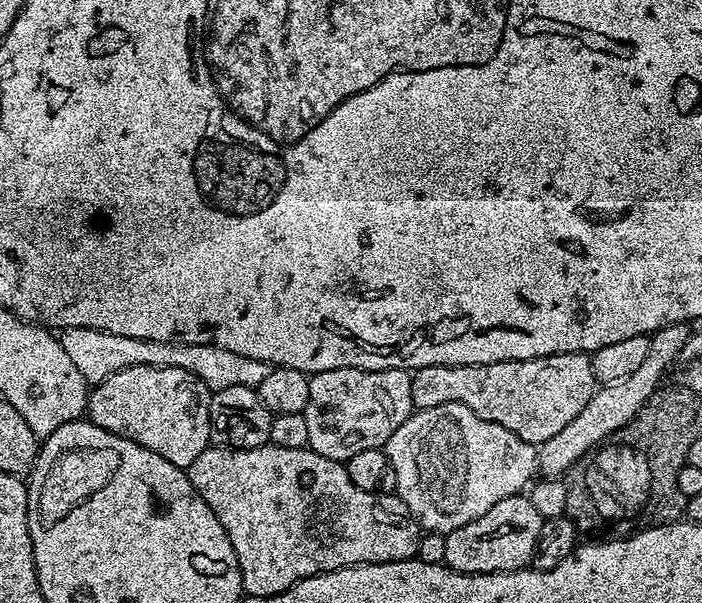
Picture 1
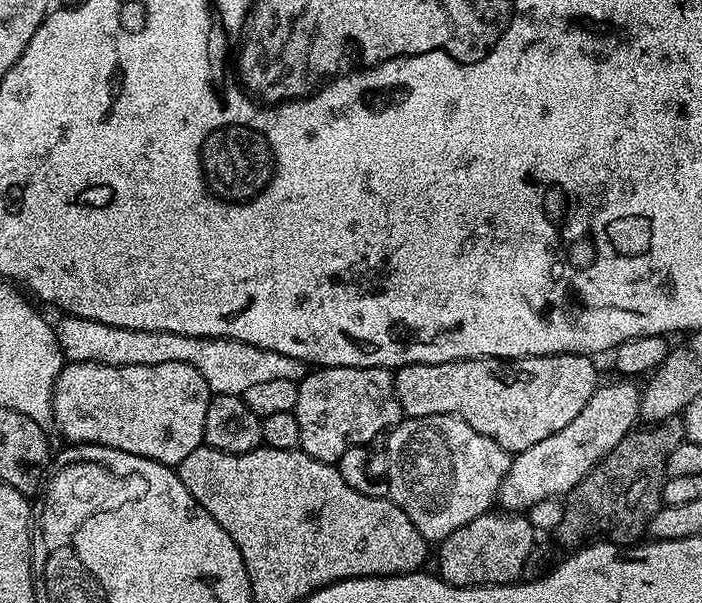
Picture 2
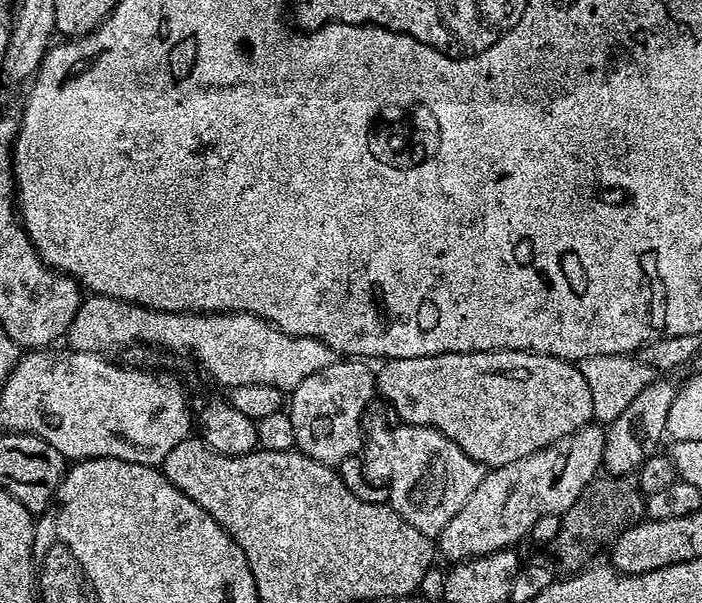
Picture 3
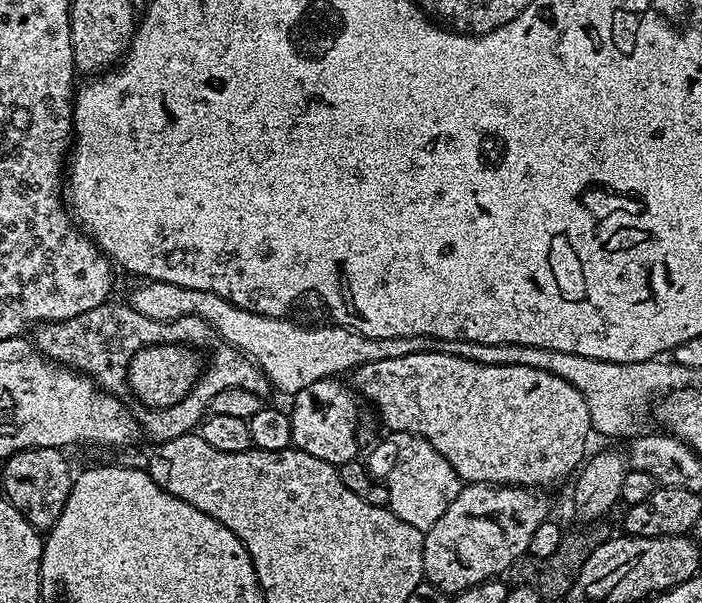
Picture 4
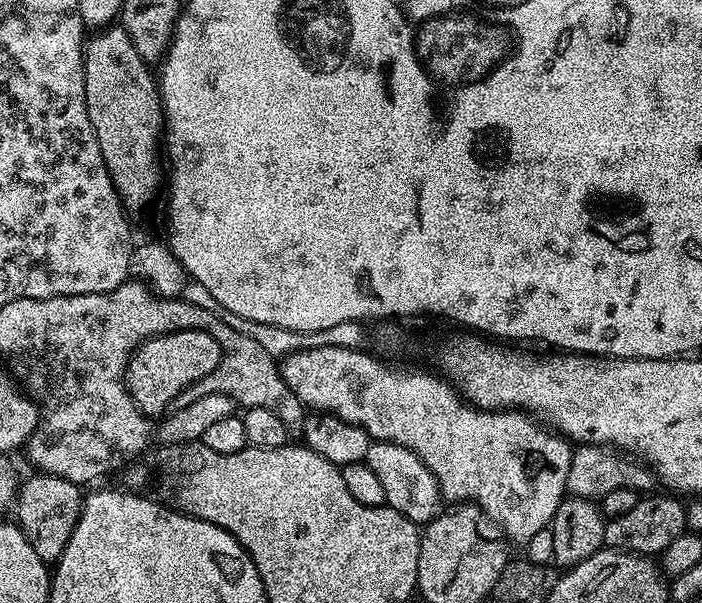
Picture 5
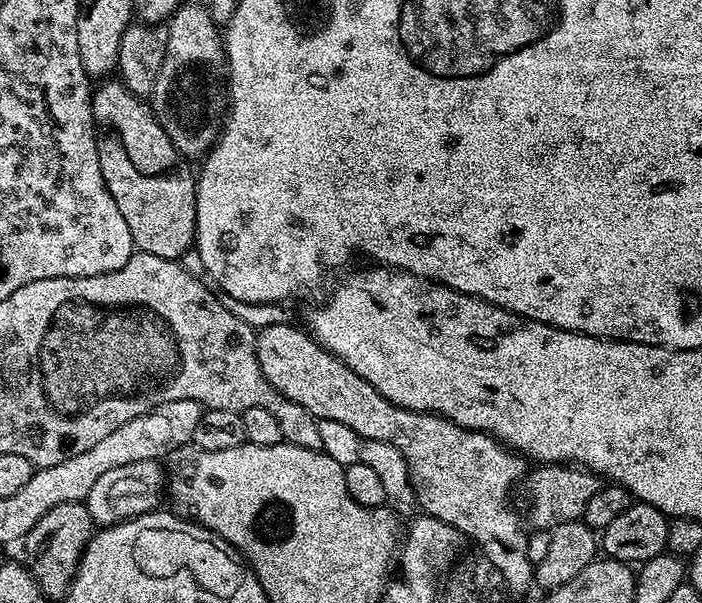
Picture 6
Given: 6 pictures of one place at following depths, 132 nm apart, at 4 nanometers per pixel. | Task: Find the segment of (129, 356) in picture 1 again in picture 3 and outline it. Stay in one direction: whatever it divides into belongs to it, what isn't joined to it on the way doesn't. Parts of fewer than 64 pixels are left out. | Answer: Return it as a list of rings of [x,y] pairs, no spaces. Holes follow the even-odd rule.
[[[88,294],[80,301],[78,314],[66,333],[67,347],[74,352],[108,354],[112,347],[169,348],[189,352],[225,389],[250,382],[278,386],[291,393],[310,374],[318,374],[334,362],[334,353],[316,336],[292,336],[281,328],[249,312],[163,312],[118,298]]]

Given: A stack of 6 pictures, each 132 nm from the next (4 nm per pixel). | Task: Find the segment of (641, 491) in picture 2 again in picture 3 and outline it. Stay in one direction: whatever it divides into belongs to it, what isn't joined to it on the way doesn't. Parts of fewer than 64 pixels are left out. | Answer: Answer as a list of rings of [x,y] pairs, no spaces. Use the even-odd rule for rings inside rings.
[[[608,474],[603,478],[593,480],[586,486],[586,490],[582,490],[578,502],[570,506],[566,522],[561,523],[558,534],[552,539],[551,559],[559,571],[561,568],[561,573],[575,574],[584,571],[599,557],[596,555],[603,548],[605,551],[623,532],[645,519],[646,497],[635,475]]]

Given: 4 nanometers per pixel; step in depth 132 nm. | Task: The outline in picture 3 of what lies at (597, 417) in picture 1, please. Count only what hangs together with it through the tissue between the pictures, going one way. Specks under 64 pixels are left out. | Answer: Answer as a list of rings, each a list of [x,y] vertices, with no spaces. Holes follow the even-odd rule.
[[[593,422],[526,458],[518,458],[518,462],[510,462],[506,466],[485,471],[482,482],[478,482],[478,490],[470,494],[466,506],[462,506],[462,510],[458,510],[458,514],[454,514],[450,522],[446,522],[446,530],[440,532],[439,555],[445,556],[448,562],[459,562],[472,560],[476,556],[485,556],[503,548],[512,548],[523,536],[525,539],[531,533],[538,518],[543,518],[546,514],[563,517],[570,510],[570,506],[578,502],[582,490],[586,490],[586,486],[597,479],[604,462],[605,433],[605,429],[599,423]]]

